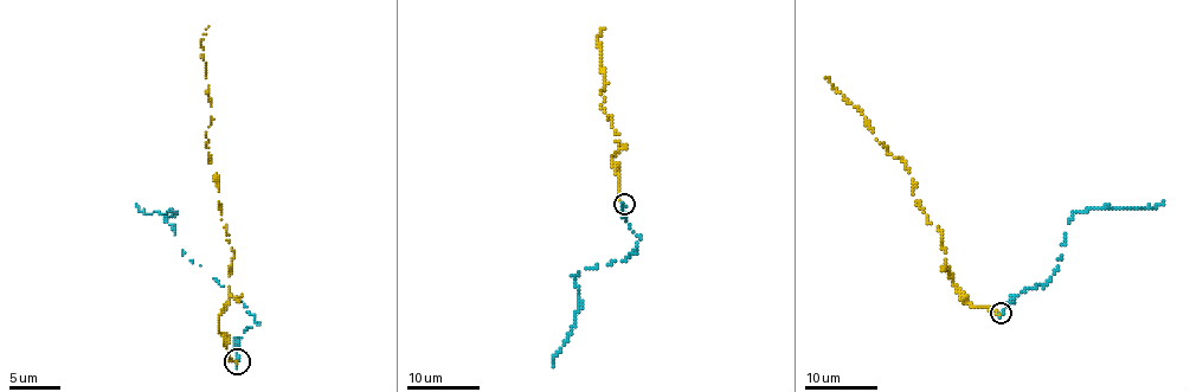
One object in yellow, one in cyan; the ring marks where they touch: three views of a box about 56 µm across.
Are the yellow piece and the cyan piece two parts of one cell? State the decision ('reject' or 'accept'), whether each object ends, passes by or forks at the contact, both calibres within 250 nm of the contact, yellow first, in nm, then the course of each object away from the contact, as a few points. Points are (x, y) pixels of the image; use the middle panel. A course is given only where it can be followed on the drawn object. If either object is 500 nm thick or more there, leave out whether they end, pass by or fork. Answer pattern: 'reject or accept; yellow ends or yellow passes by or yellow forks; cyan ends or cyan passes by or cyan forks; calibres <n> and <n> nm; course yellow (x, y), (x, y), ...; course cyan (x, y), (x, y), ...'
reject; yellow ends; cyan ends; calibres 220 and 240 nm; course yellow (623, 204), (610, 158), (622, 146), (602, 105), (605, 79), (598, 40), (603, 27); course cyan (623, 204), (623, 217), (639, 238), (636, 249), (623, 259), (578, 272), (574, 280), (581, 307), (552, 367)

